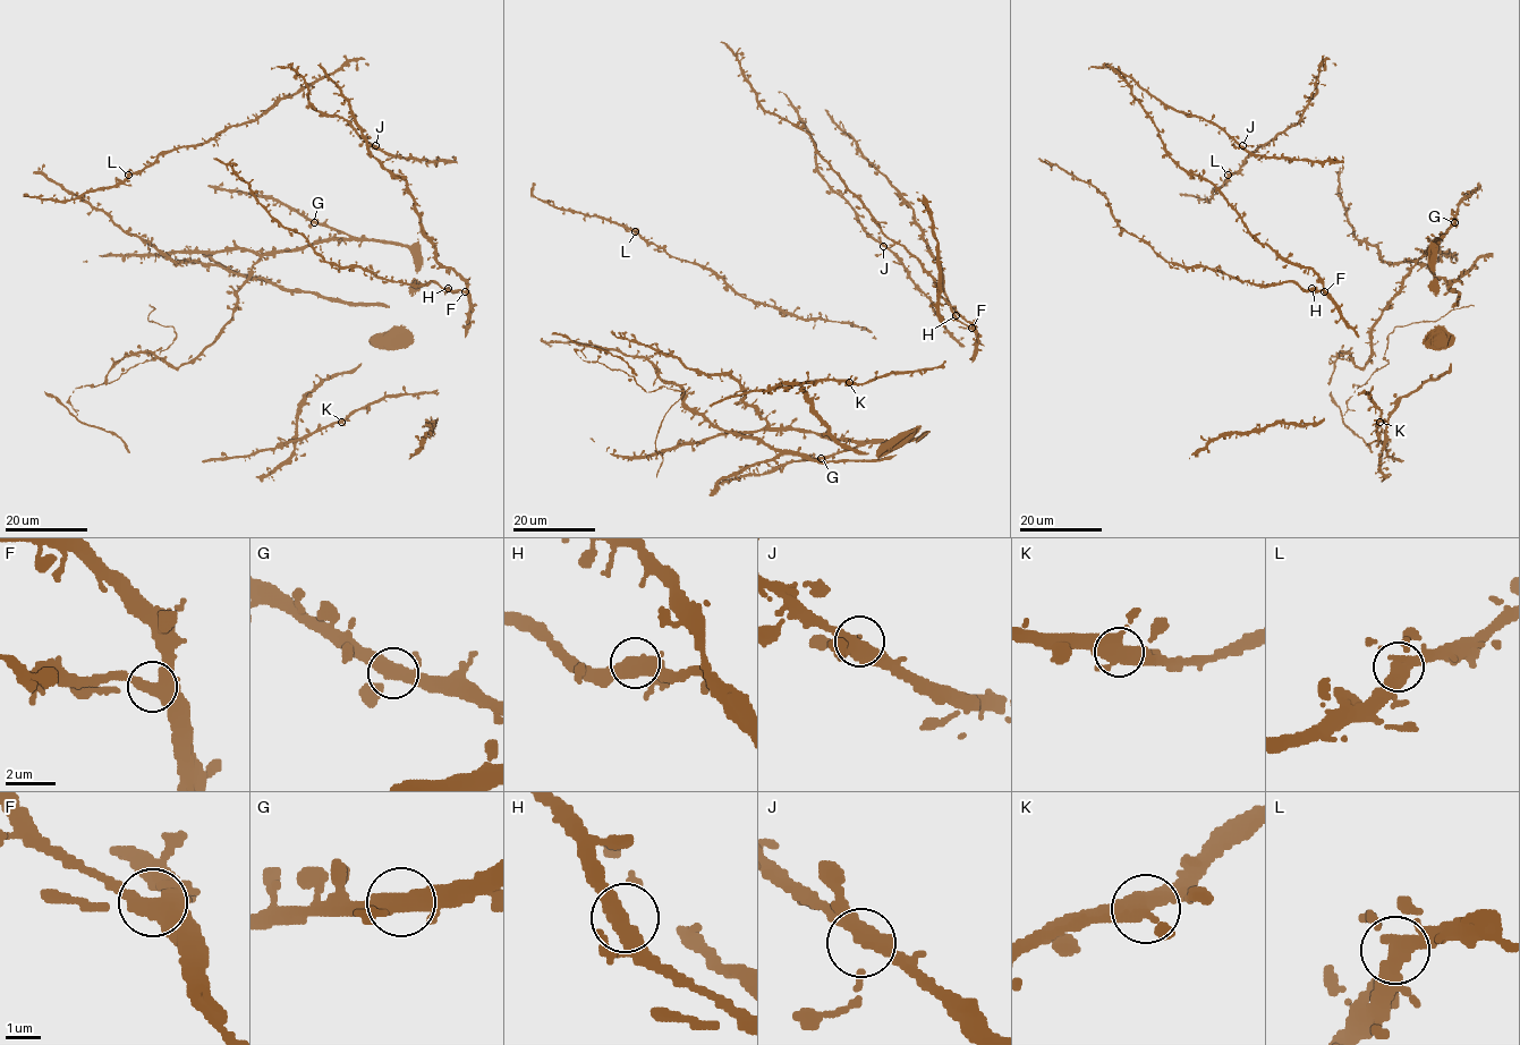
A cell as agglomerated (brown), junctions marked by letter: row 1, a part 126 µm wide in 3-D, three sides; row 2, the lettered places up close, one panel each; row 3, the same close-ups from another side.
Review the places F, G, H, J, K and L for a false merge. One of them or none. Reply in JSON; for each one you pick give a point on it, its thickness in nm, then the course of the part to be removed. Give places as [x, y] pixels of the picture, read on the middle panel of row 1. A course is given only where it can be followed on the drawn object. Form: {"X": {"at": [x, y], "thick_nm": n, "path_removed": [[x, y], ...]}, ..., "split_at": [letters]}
{"split_at": []}

